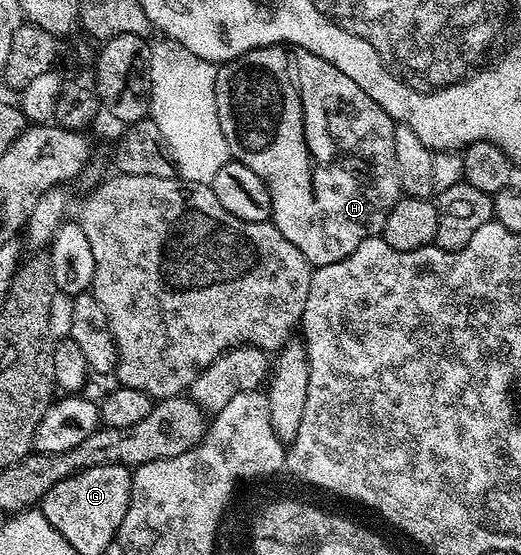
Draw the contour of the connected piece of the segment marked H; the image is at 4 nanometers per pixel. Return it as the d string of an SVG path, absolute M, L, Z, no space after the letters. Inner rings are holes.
M284 44L260 46L257 50L230 59L217 69L216 107L218 124L222 124L222 136L226 136L229 155L235 161L246 164L250 172L258 172L272 197L272 225L278 228L278 232L282 232L282 236L286 236L286 240L290 240L290 244L294 244L294 248L298 248L298 252L302 252L302 256L306 256L306 260L313 267L338 264L338 260L350 256L350 252L354 252L358 244L368 238L377 237L383 231L386 216L390 216L390 208L394 208L394 204L402 197L398 168L394 160L394 132L397 123L393 122L392 117L374 99L366 96L366 92L362 92L362 88L358 88L358 84L354 84L354 80L350 80L346 72L338 72L334 64L314 56L308 50L289 48Z

